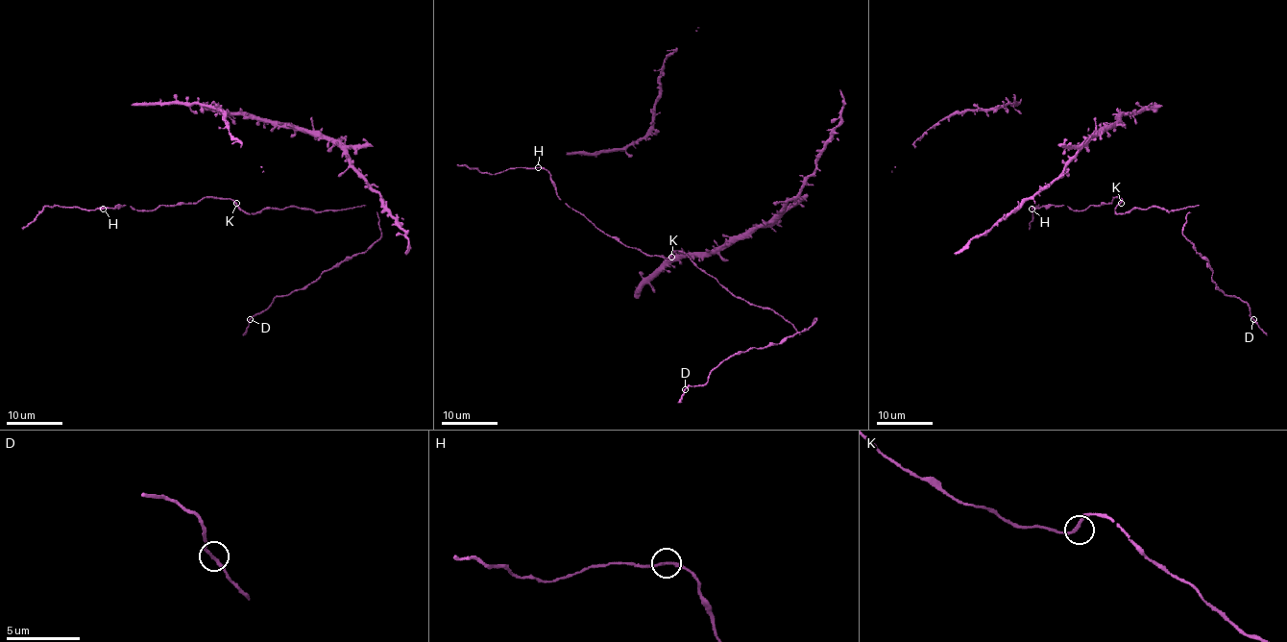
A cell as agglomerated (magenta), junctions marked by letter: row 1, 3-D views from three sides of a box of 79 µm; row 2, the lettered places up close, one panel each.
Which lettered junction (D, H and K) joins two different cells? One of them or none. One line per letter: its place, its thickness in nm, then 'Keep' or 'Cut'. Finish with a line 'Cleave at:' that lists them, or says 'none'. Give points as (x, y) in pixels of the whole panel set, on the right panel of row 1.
D: Place: (1253, 319). Thickness 200 nm. Keep
H: Place: (1032, 209). Thickness 200 nm. Keep
K: Place: (1121, 203). Thickness 190 nm. Keep
Cleave at: none

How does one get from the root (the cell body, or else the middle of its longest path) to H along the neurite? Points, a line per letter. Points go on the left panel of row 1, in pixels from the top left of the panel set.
H: (235, 203), (223, 197), (205, 197), (196, 203), (158, 206), (155, 209), (133, 209), (130, 206), (103, 209)

